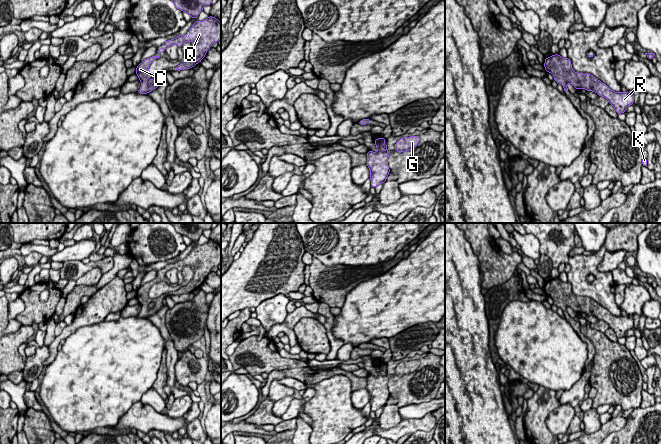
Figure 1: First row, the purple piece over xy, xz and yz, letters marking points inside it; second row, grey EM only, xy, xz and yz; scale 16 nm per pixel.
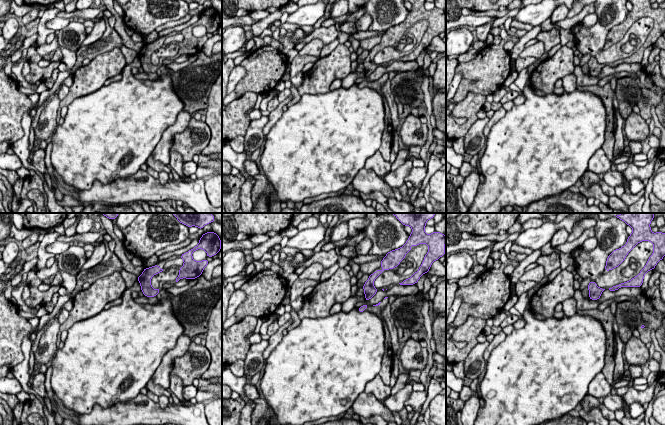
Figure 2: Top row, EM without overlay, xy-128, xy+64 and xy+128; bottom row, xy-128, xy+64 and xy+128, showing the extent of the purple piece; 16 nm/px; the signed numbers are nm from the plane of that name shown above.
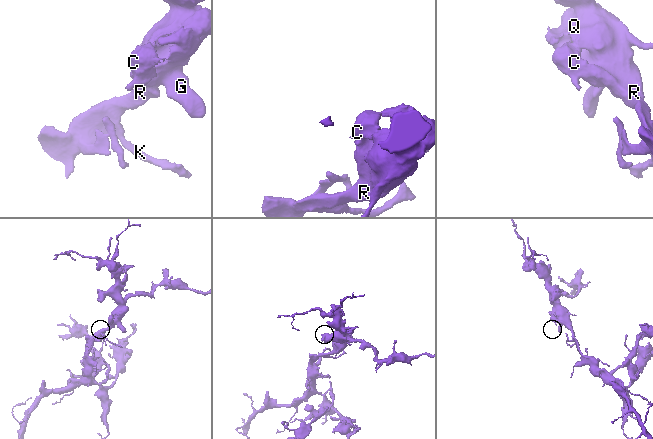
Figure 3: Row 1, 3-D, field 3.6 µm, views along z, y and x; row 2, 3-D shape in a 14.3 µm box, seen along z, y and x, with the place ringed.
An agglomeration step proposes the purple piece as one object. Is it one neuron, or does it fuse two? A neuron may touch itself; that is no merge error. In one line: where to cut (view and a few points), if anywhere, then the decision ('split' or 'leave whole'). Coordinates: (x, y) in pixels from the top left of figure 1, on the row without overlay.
no cut; leave whole

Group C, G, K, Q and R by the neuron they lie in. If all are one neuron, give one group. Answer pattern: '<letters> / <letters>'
C G K Q R

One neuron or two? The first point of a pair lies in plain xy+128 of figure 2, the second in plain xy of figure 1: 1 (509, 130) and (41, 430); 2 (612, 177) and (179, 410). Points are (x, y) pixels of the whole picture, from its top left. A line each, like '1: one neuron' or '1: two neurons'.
1: two neurons
2: one neuron

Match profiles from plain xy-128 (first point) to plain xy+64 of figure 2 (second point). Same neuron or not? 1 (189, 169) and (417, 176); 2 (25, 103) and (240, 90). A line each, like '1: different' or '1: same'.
1: different
2: different

